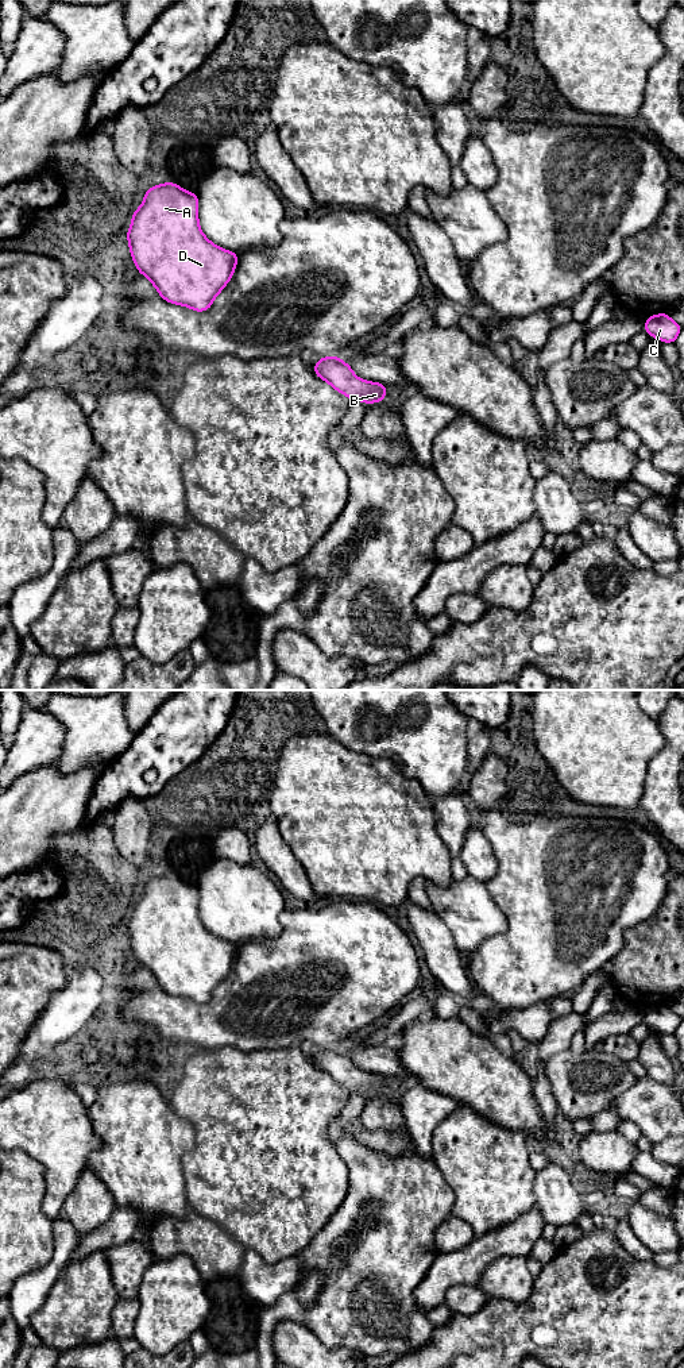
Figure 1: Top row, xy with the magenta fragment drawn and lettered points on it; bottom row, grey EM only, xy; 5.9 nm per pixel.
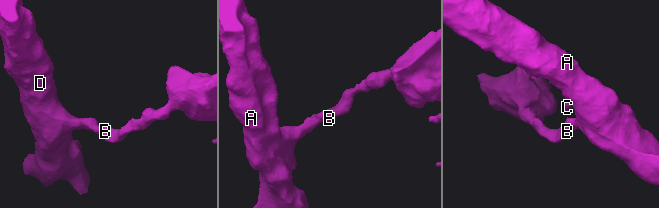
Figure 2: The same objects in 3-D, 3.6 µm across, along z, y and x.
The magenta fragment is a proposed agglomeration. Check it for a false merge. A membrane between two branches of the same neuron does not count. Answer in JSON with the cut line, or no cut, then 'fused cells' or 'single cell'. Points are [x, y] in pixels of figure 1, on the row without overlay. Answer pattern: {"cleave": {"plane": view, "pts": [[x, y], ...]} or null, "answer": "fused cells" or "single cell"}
{"cleave": null, "answer": "single cell"}

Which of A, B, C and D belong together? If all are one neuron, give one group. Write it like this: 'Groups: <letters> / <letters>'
Groups: A B C D

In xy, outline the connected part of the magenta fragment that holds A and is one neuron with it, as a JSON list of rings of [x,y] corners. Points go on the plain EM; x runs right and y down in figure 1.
[[[170,872],[147,880],[125,928],[138,963],[152,974],[159,987],[197,1003],[210,999],[231,972],[239,949],[239,945],[217,939],[202,925],[198,887]]]

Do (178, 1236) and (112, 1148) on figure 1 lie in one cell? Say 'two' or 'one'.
one

